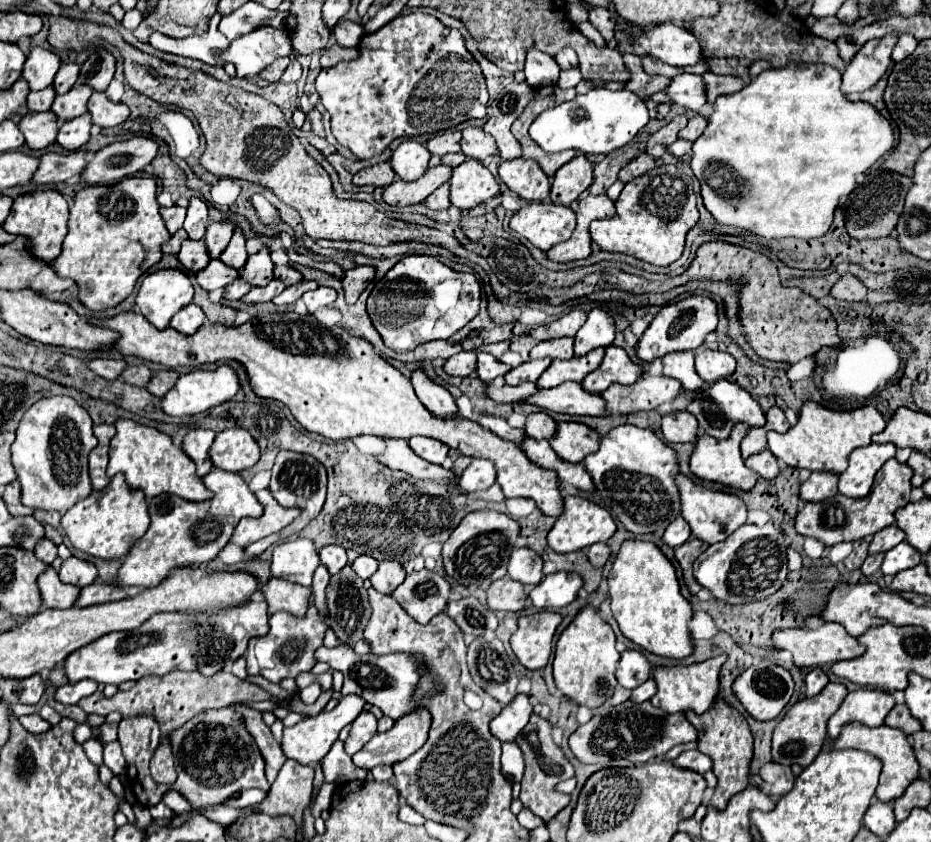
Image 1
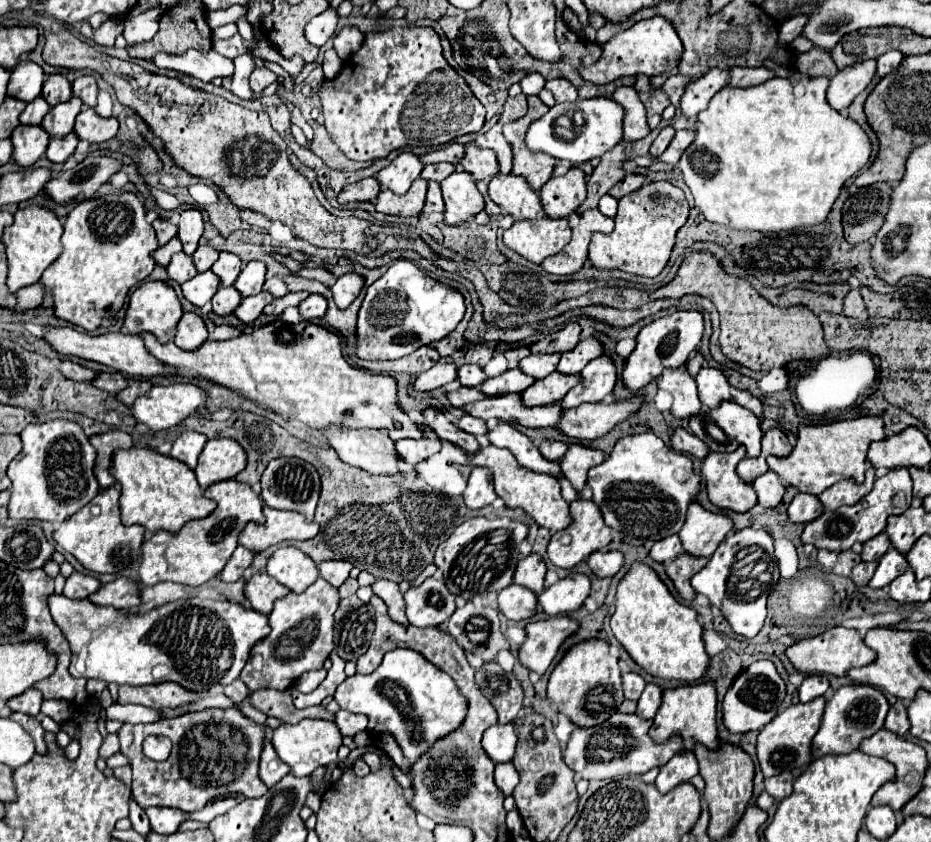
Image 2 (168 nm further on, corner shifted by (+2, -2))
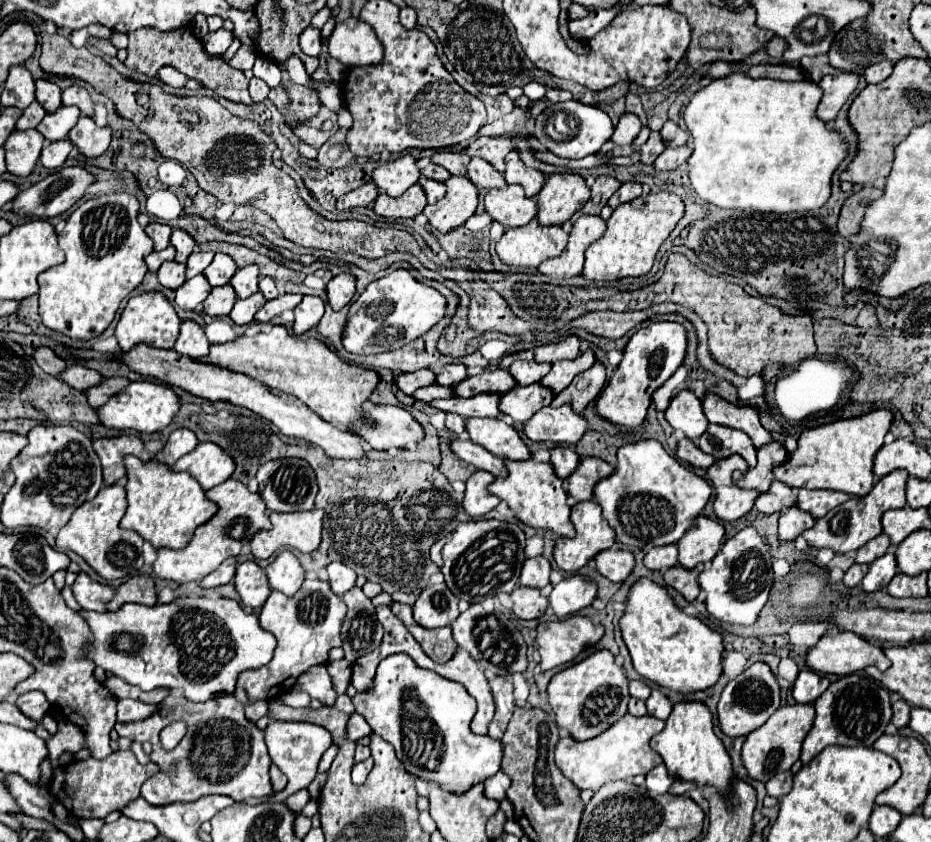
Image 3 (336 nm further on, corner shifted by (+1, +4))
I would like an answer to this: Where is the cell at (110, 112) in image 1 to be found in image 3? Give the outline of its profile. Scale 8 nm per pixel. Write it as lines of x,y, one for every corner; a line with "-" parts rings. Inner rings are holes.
80,116
76,126
68,134
70,142
74,146
78,146
86,158
100,156
108,148
110,136
112,136
112,128
110,126
104,126
104,128
96,126
90,116

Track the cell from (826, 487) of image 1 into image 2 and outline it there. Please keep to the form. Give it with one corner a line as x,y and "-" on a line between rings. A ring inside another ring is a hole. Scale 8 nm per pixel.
797,494
787,508
789,522
793,524
807,524
819,518
821,514
823,514
823,506
817,500
817,496
811,496
811,494

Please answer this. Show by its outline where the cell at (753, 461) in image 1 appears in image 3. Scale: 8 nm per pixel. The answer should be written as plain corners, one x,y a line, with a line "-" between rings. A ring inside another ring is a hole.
774,480
768,488
768,492
762,492
758,498
756,498
756,508
762,512
762,514
772,514
772,512
784,512
790,504
792,504
792,498
790,498
790,488
784,484
784,482
778,482

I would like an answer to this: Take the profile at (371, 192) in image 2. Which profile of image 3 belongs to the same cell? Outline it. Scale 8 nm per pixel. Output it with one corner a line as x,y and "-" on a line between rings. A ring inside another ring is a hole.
368,182
344,196
338,198
336,202
336,208
338,210
346,210
346,208
352,208
352,206
370,206
378,196
378,188
374,182

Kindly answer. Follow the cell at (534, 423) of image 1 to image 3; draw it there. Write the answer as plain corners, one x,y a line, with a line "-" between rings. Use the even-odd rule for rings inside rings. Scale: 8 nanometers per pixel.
554,446
550,450
550,464
554,466
554,472
560,478
568,478
578,466
578,462
580,462
580,456
566,446

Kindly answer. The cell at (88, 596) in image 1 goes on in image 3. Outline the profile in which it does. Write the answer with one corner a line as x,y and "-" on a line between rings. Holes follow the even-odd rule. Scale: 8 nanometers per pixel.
132,576
126,582
122,582
112,598
112,602
106,604
108,610
114,610
116,606
124,602
138,602
146,606
156,604
156,590
154,590
154,580
152,576

